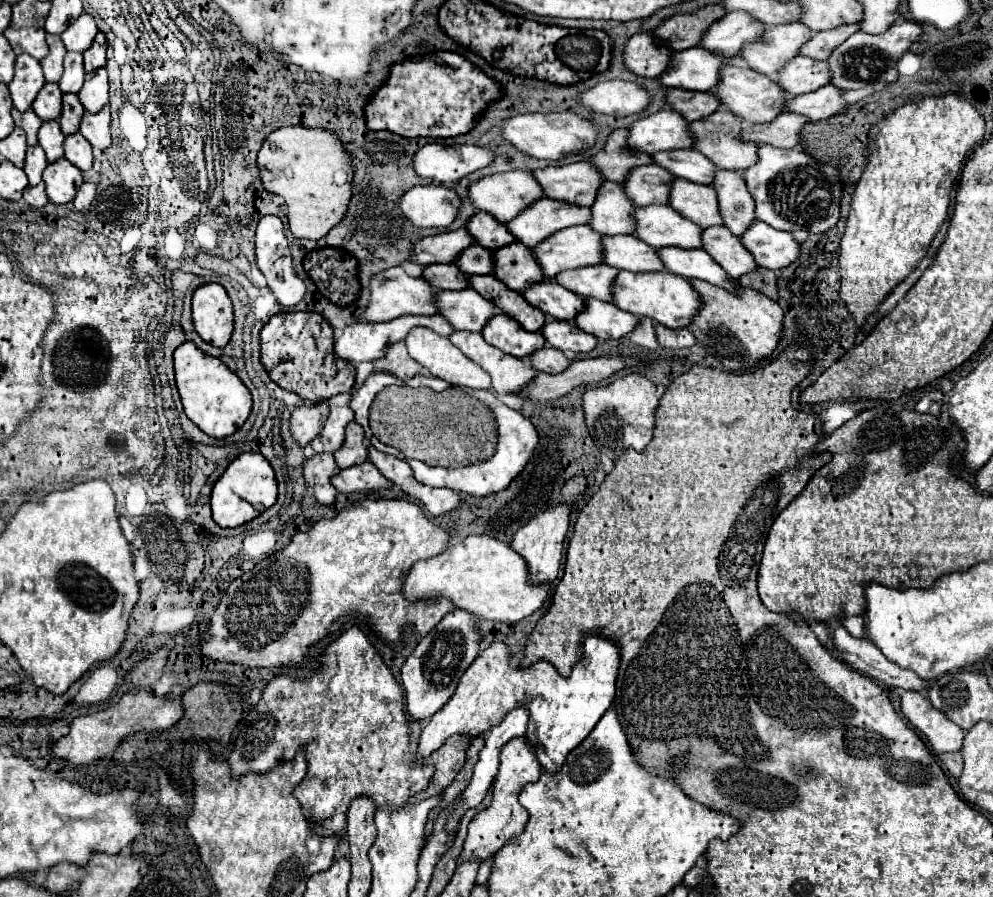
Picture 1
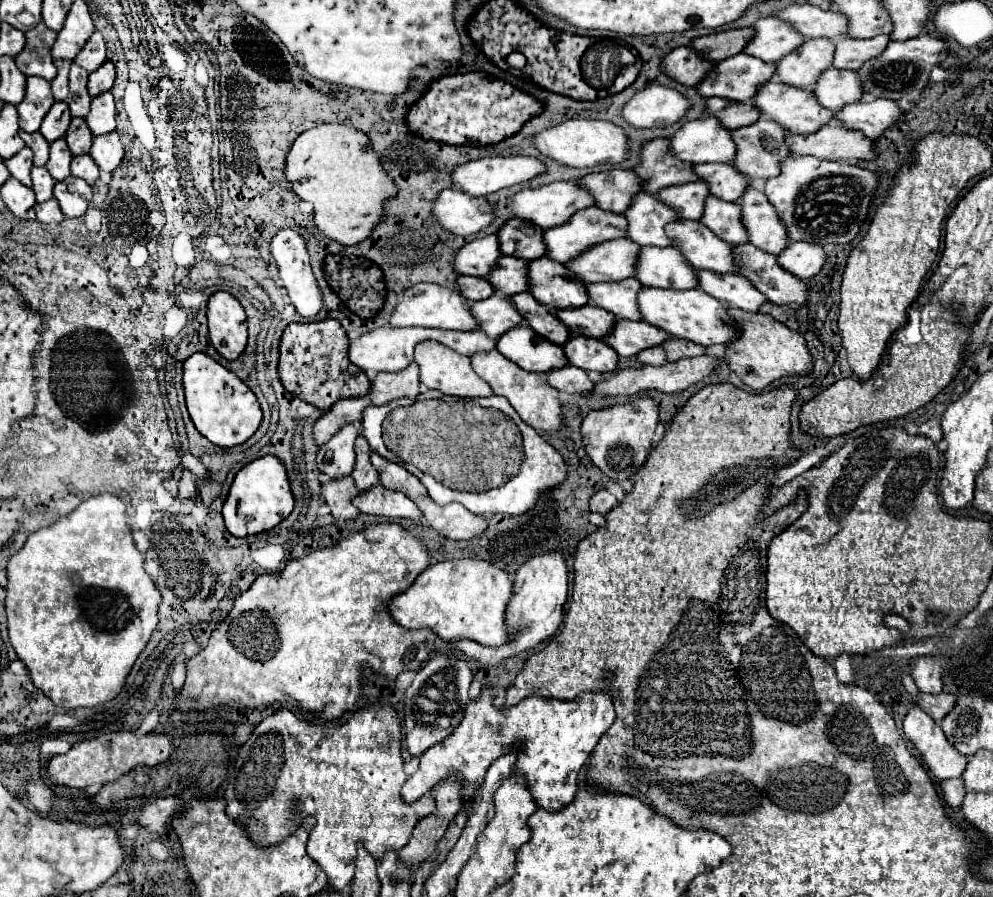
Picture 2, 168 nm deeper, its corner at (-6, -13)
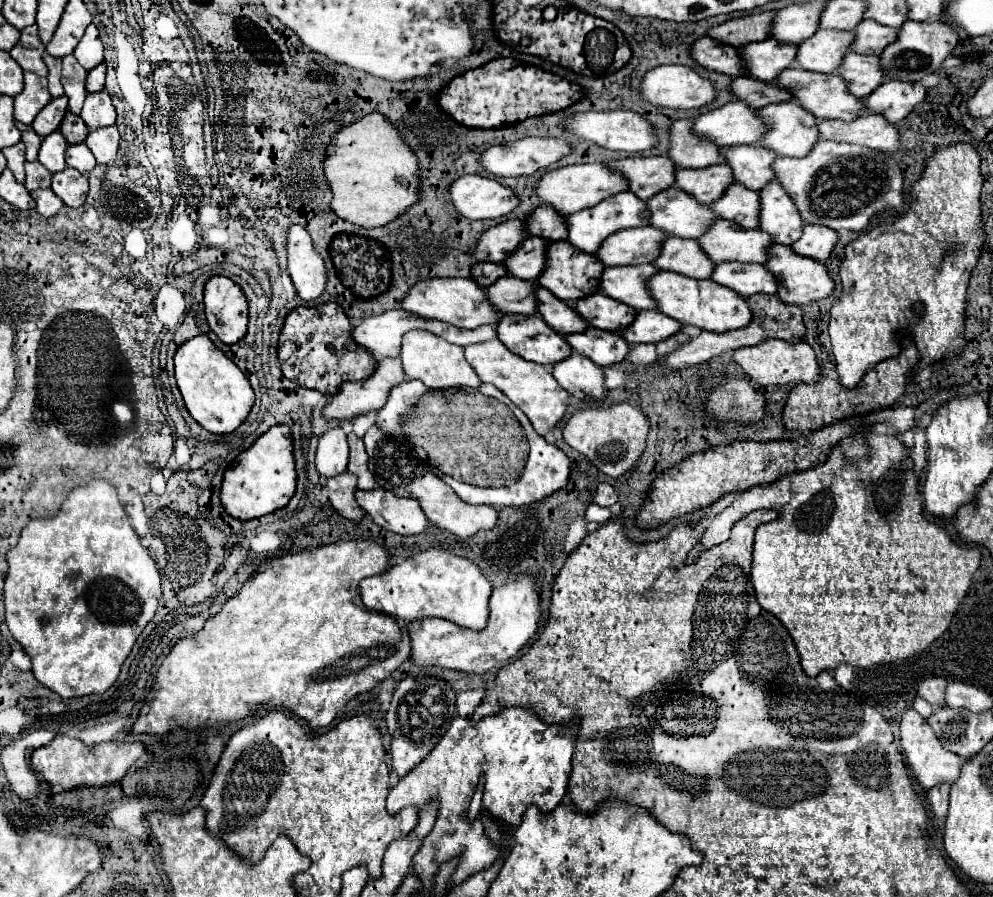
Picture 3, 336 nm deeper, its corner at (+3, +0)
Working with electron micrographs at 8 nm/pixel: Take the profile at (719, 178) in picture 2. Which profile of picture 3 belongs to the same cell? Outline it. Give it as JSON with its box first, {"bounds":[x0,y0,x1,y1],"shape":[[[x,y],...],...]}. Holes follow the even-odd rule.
{"bounds":[721,146,777,190],"shape":[[[725,146],[721,148],[721,156],[725,156],[727,164],[731,164],[735,182],[749,190],[759,190],[763,184],[775,180],[771,164],[777,156],[763,146]]]}

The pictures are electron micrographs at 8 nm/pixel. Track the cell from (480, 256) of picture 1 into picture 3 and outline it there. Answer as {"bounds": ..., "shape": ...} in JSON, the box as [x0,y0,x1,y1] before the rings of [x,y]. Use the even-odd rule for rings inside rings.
{"bounds":[505,236,551,280],"shape":[[[539,236],[527,238],[521,248],[505,260],[509,274],[523,280],[537,280],[539,272],[543,272],[543,250],[547,250],[547,244],[551,242],[539,240]]]}

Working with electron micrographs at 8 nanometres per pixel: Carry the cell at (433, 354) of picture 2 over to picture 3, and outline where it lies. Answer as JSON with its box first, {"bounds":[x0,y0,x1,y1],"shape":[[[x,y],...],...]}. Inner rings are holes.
{"bounds":[401,330,481,390],"shape":[[[411,330],[403,336],[401,362],[407,378],[421,380],[429,390],[447,390],[447,388],[477,388],[481,384],[475,370],[467,364],[463,348],[455,346],[427,330]]]}

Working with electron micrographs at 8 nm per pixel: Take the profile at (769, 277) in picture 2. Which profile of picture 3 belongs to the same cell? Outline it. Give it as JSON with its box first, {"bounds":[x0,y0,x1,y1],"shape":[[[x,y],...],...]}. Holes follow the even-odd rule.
{"bounds":[767,244,835,304],"shape":[[[775,244],[771,248],[769,260],[767,260],[767,269],[779,279],[779,298],[787,304],[809,304],[815,300],[823,300],[827,298],[833,290],[835,290],[835,282],[829,276],[827,268],[813,258],[807,256],[799,256],[791,246],[783,246],[783,244]]]}

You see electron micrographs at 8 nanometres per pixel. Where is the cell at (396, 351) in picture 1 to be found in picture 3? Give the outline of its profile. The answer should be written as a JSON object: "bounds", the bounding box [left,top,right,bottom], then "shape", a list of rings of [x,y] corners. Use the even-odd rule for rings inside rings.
{"bounds":[323,358,405,420],"shape":[[[399,358],[379,360],[375,372],[361,382],[345,382],[331,402],[323,408],[327,420],[349,420],[359,414],[381,410],[391,388],[405,380]]]}

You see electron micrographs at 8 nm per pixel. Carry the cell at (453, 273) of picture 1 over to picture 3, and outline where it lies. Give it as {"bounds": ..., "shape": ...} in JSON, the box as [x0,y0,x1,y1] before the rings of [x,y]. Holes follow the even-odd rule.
{"bounds":[473,262,507,288],"shape":[[[479,262],[473,266],[473,280],[487,288],[491,286],[495,280],[499,280],[501,276],[507,274],[507,268],[503,268],[503,264],[491,264],[491,262]]]}

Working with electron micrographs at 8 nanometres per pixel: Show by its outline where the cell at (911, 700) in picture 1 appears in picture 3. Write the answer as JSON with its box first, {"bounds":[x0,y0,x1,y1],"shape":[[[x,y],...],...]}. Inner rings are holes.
{"bounds":[899,708,963,790],"shape":[[[909,708],[909,710],[903,714],[903,718],[901,718],[901,728],[899,728],[899,730],[901,730],[899,740],[901,740],[901,748],[903,748],[903,754],[905,754],[905,760],[907,760],[913,776],[917,778],[917,782],[919,782],[919,786],[921,786],[923,790],[931,790],[933,786],[943,784],[943,782],[945,782],[945,784],[953,784],[953,782],[959,778],[963,760],[961,760],[959,756],[955,756],[953,752],[947,752],[947,750],[939,744],[935,732],[933,732],[931,726],[927,724],[927,720],[921,718],[913,708]]]}

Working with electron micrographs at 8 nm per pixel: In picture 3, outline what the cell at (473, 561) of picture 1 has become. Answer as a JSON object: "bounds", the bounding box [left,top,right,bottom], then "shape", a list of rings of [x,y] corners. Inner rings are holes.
{"bounds":[359,548,491,630],"shape":[[[429,548],[419,552],[401,564],[391,566],[383,574],[365,578],[359,584],[361,600],[369,610],[401,618],[405,622],[423,618],[443,618],[463,628],[481,630],[489,616],[491,584],[467,558],[455,556],[447,550]]]}

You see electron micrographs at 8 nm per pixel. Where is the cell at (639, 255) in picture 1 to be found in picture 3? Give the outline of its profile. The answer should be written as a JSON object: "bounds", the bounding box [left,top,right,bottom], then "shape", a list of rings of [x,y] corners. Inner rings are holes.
{"bounds":[653,236,715,278],"shape":[[[669,236],[665,240],[661,256],[653,264],[659,270],[679,272],[691,278],[709,278],[711,268],[715,268],[711,258],[699,248],[697,240],[687,240],[679,236]]]}

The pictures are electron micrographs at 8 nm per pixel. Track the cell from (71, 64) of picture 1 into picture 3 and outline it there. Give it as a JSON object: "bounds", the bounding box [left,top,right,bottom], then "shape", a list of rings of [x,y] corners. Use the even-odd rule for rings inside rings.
{"bounds":[61,54,87,114],"shape":[[[69,54],[69,56],[63,58],[63,76],[61,76],[61,82],[63,82],[65,94],[69,98],[69,110],[73,114],[81,112],[83,100],[87,96],[85,76],[87,76],[85,68],[77,62],[77,58],[73,54]]]}

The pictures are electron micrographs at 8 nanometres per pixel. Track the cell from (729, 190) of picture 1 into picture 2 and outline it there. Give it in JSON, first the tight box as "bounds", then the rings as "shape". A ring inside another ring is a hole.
{"bounds":[740,185,790,255],"shape":[[[748,185],[748,191],[744,191],[744,197],[740,197],[740,207],[748,241],[752,245],[776,255],[790,243],[786,229],[778,219],[778,213],[768,203],[764,193]]]}

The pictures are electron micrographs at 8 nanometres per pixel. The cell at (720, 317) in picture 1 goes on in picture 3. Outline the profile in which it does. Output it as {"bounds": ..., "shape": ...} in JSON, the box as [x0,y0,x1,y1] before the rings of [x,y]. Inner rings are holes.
{"bounds":[735,340,821,386],"shape":[[[765,340],[757,346],[735,350],[735,362],[743,368],[743,372],[747,376],[751,376],[751,380],[755,380],[761,386],[817,382],[821,376],[821,368],[817,364],[815,352],[811,350],[811,346],[807,342],[799,342],[799,344],[791,346],[785,340]]]}

